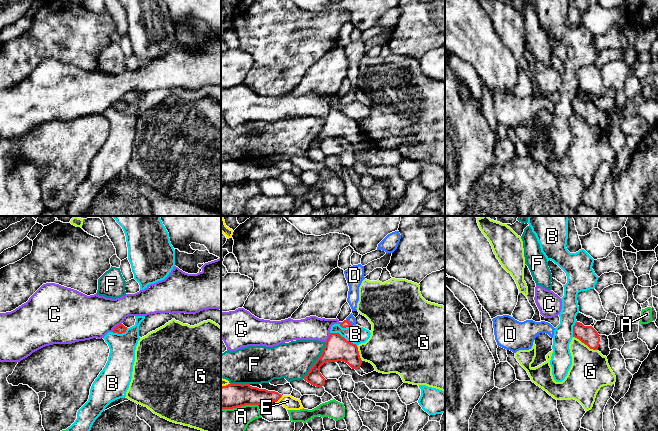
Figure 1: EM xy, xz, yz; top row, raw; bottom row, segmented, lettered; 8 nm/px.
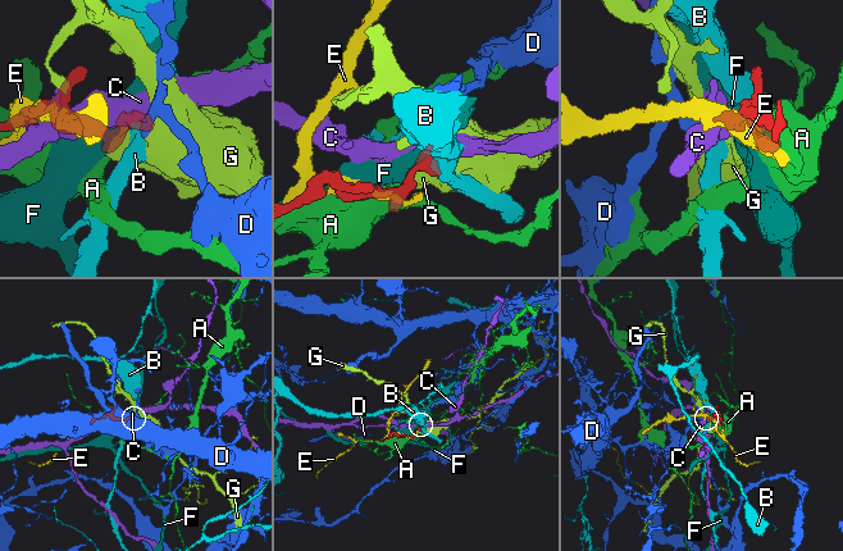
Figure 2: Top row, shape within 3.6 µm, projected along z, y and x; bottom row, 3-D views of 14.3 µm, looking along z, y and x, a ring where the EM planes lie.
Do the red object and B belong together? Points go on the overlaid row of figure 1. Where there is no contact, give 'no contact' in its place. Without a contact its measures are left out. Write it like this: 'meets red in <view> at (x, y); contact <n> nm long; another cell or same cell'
meets red in xz at (343, 337); contact 240 nm long; another cell

